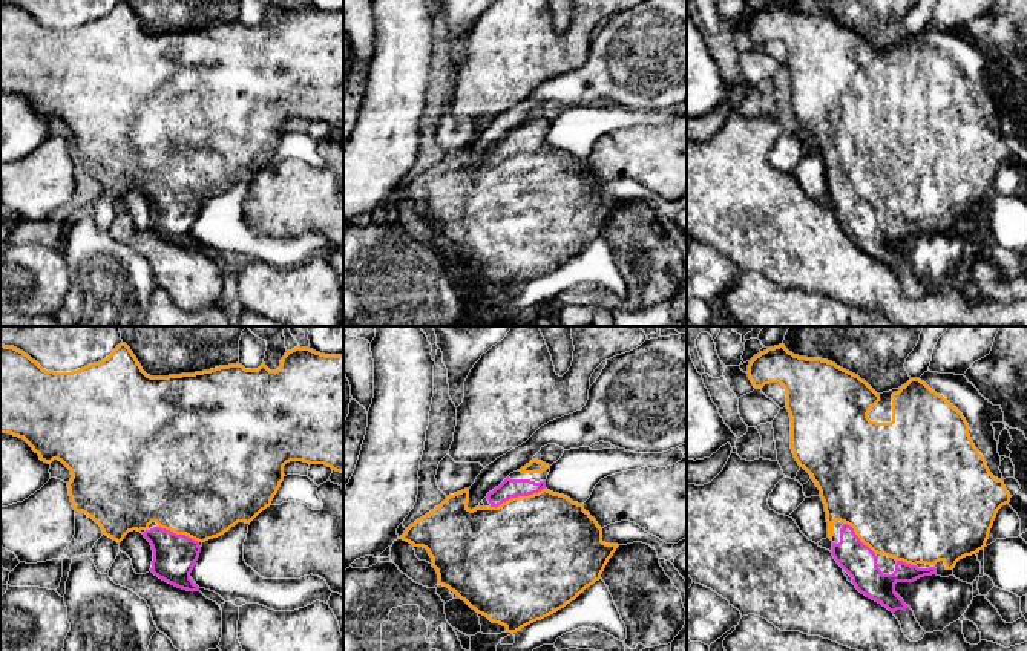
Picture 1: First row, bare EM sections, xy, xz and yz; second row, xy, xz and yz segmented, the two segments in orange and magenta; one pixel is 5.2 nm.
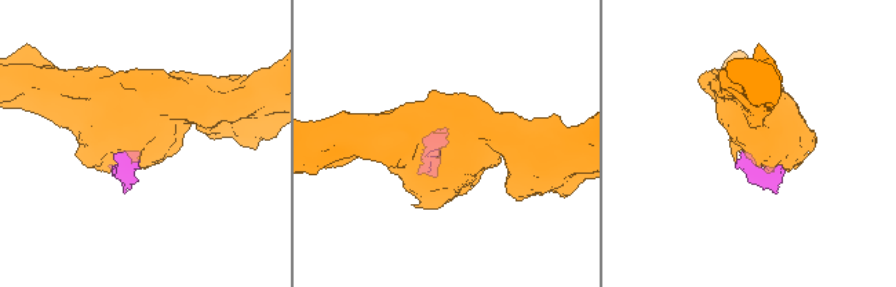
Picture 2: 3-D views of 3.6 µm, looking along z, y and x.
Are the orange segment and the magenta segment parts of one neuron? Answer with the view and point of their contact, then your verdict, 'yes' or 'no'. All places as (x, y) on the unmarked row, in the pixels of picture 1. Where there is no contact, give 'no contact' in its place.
meets orange in xz at (518, 153); yes

